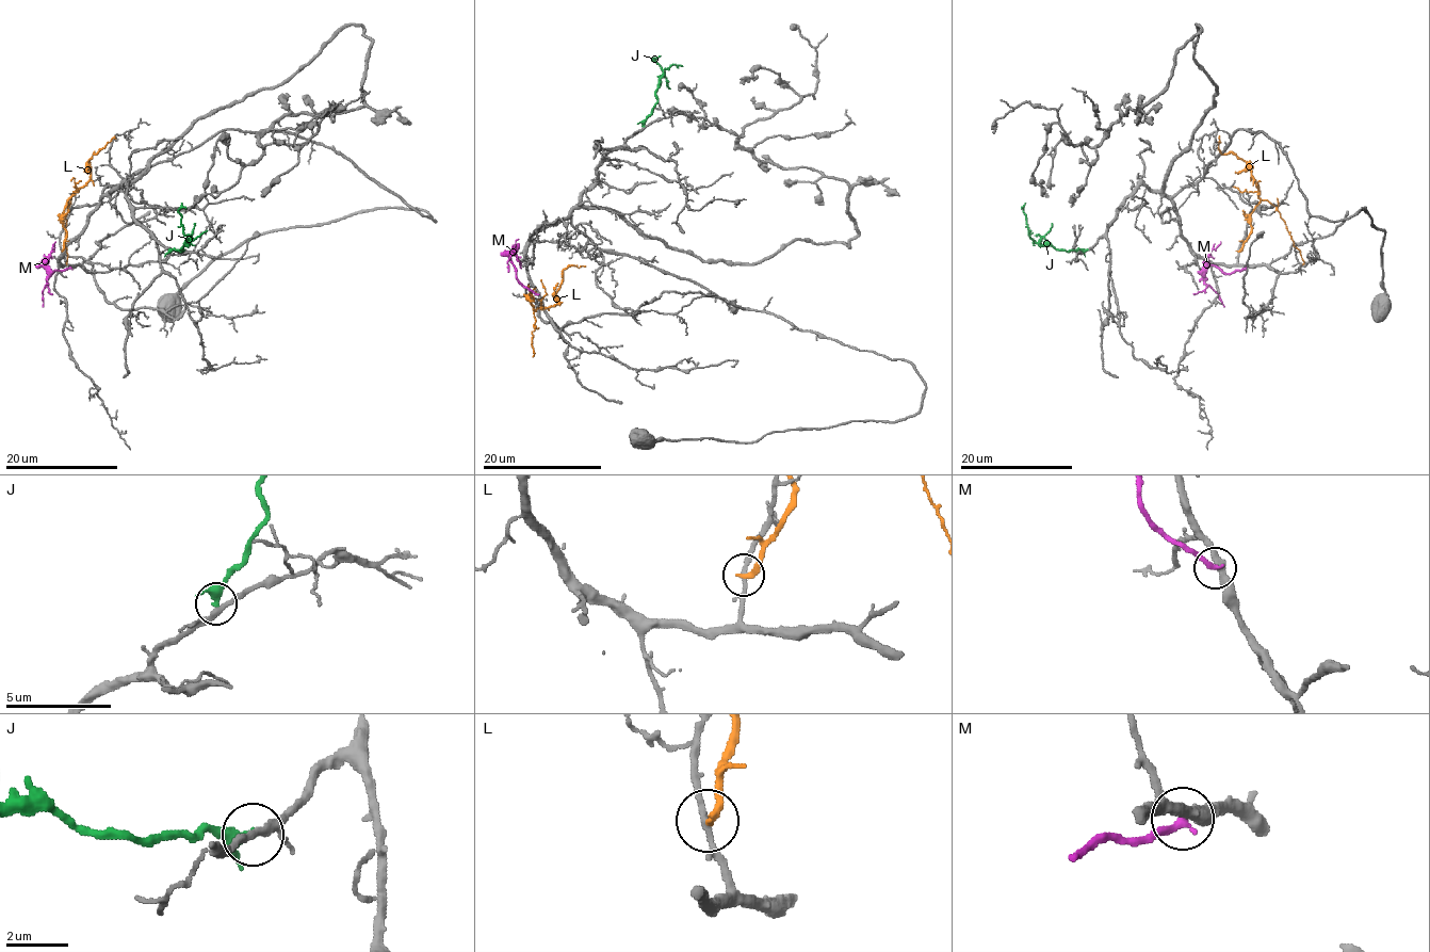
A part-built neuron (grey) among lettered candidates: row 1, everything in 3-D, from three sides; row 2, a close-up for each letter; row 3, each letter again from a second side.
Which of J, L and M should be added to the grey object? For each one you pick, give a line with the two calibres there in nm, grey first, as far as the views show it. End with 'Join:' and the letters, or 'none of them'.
J: 240/320 nm
Join: J

